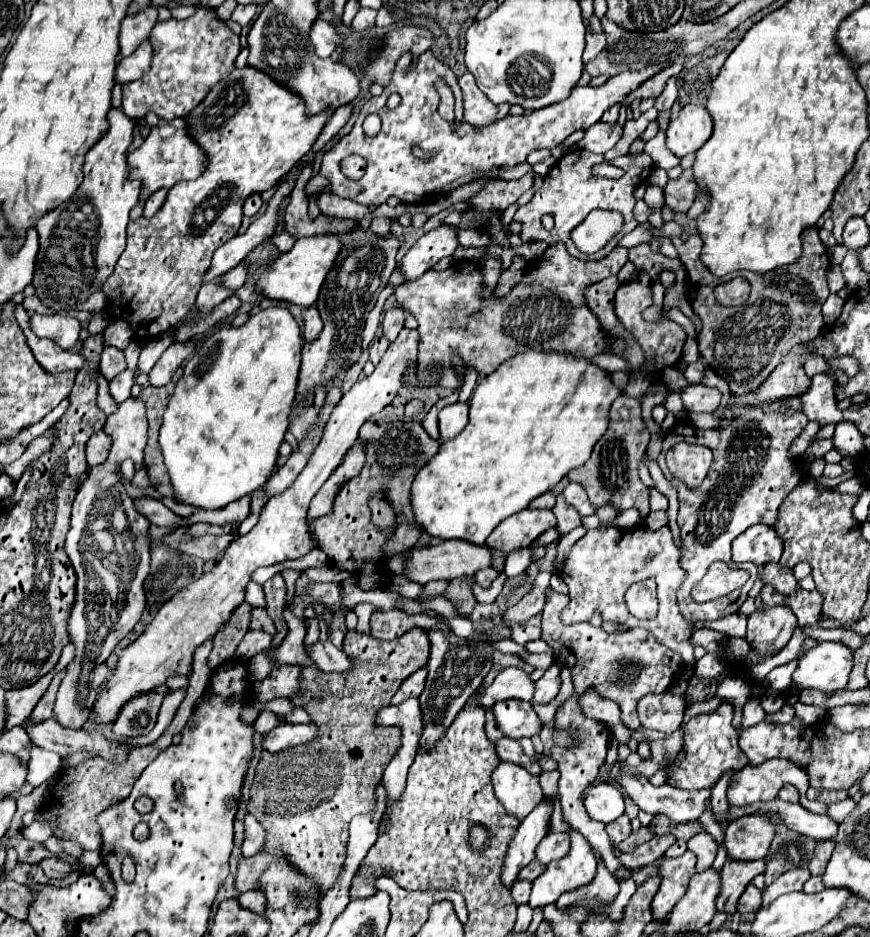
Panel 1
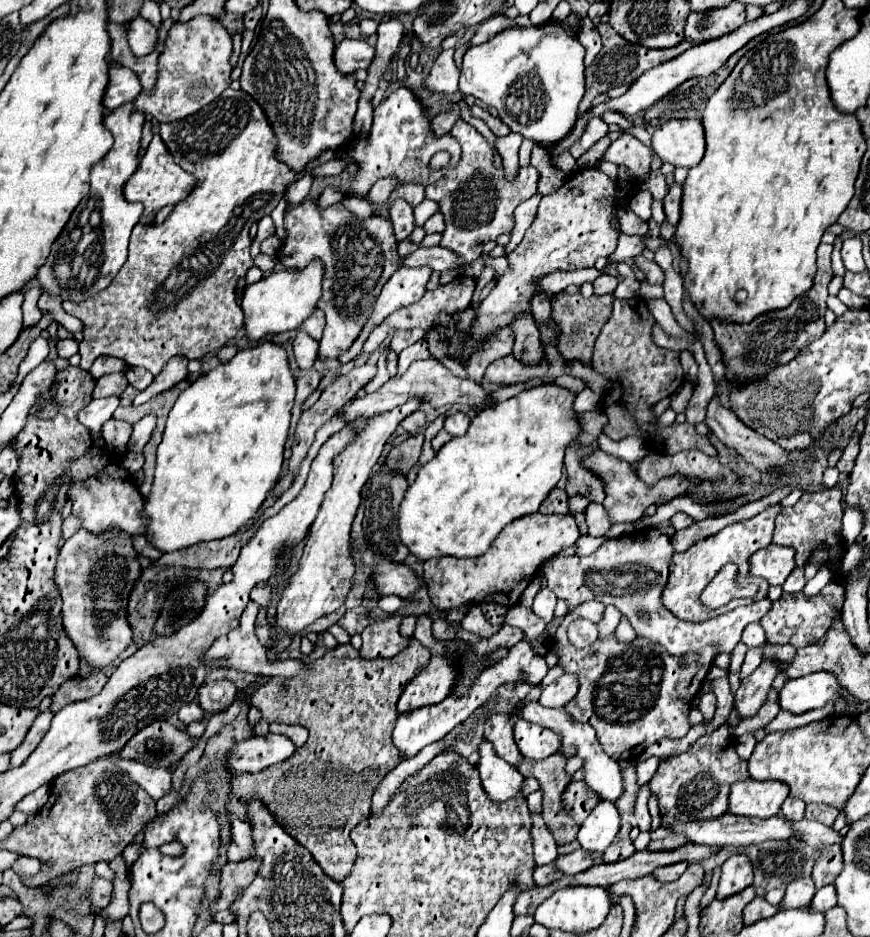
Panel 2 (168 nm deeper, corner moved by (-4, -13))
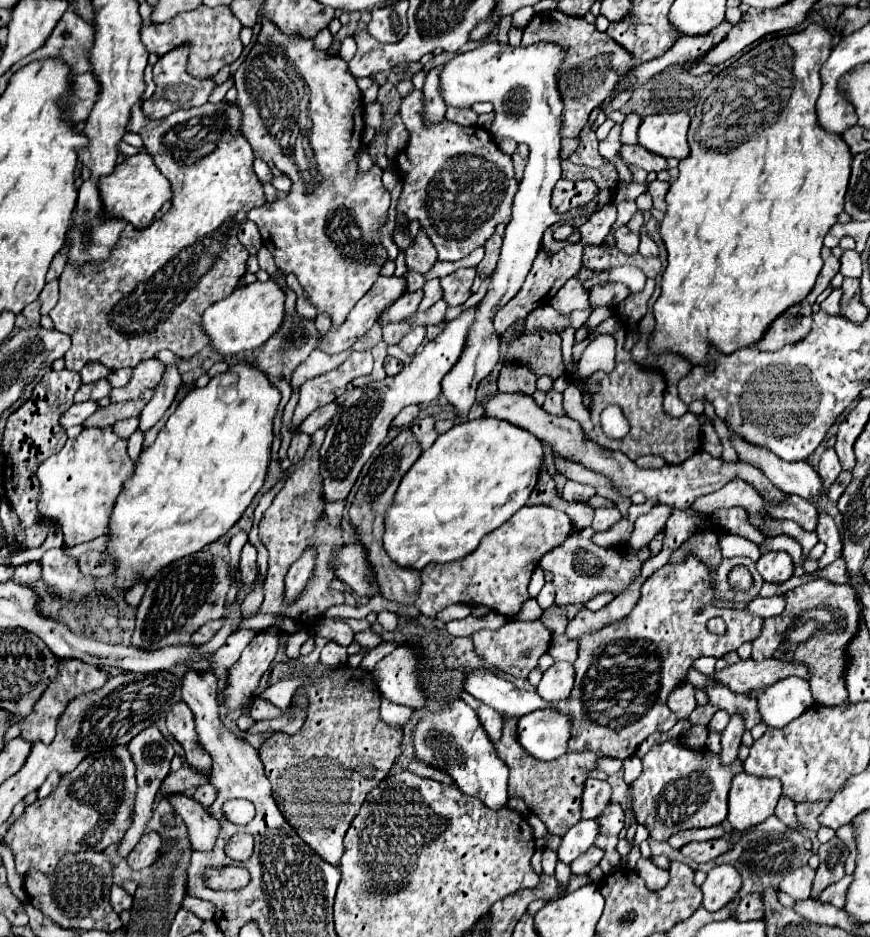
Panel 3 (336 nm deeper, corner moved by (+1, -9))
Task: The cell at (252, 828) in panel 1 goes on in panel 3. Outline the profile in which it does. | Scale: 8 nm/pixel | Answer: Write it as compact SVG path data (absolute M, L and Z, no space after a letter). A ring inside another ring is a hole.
M174 794L168 800L174 806L176 814L180 814L182 820L186 822L192 848L212 850L218 836L218 822L208 814L208 810L184 794Z

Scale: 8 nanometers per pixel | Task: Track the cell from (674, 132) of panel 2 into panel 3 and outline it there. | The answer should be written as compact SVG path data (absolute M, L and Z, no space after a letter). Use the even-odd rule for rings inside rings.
M686 112L654 114L642 118L638 128L638 144L664 158L686 158L690 154L686 132L690 116Z

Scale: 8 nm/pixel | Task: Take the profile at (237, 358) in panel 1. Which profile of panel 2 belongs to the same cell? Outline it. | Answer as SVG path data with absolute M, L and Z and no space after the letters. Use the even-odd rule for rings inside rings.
M265 340L239 350L229 362L221 362L181 392L167 418L163 442L157 448L153 490L145 500L145 514L151 518L147 532L151 544L163 552L173 552L203 540L231 536L255 516L281 474L295 390L295 376L285 348Z

